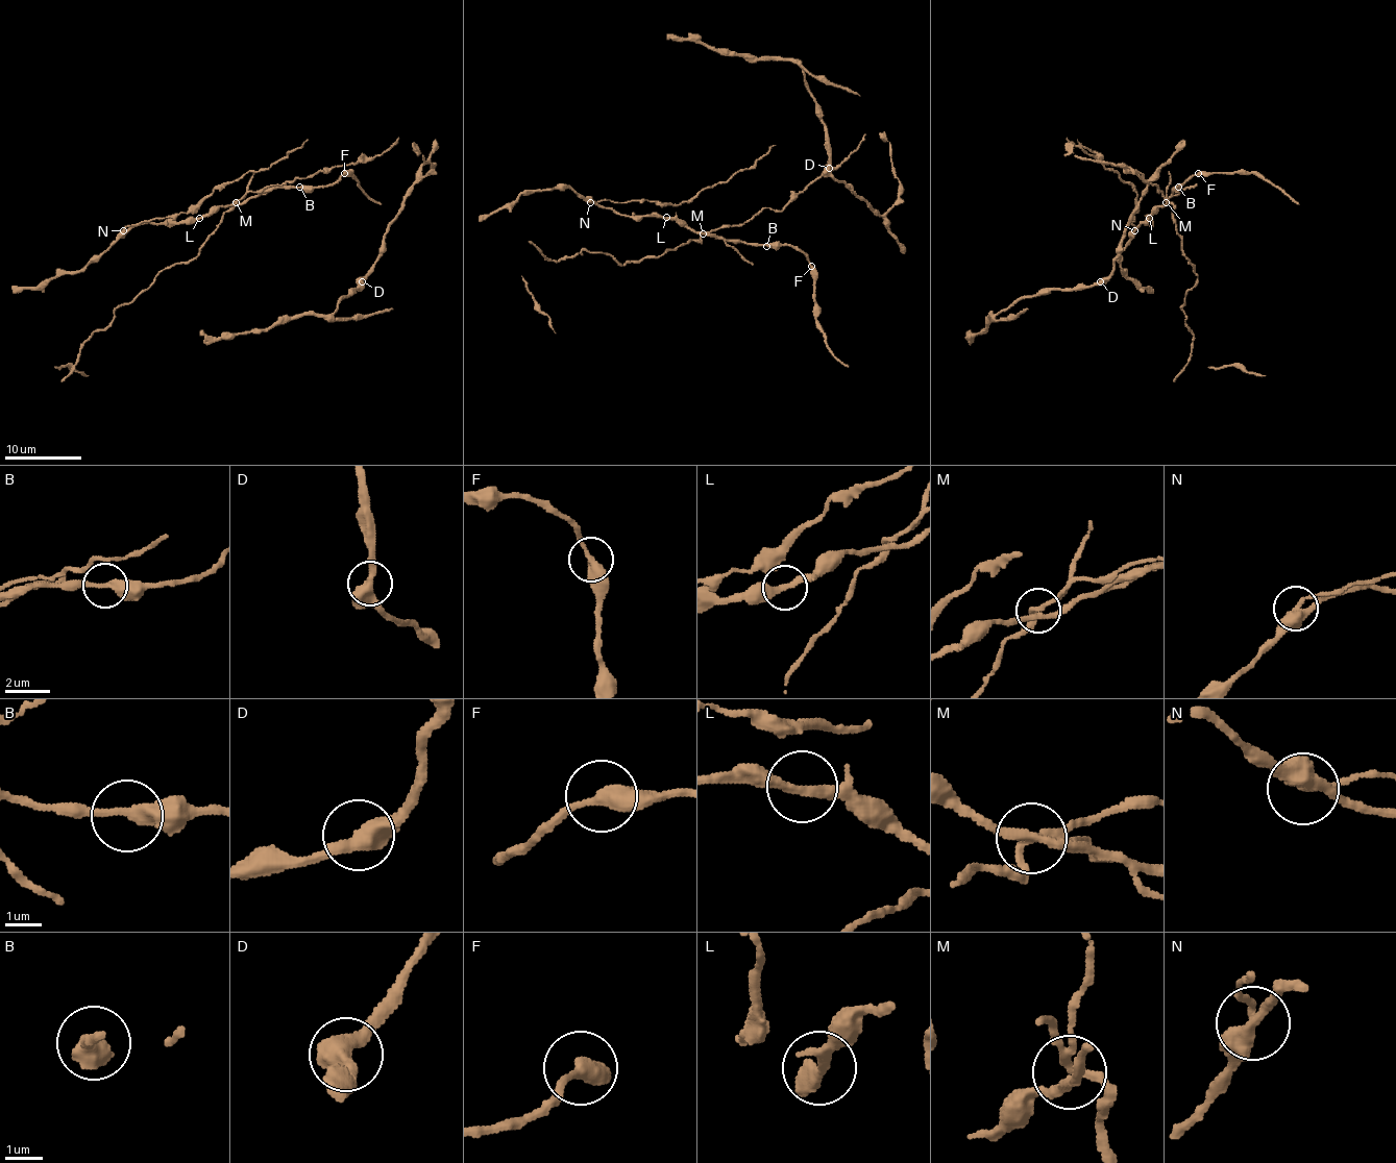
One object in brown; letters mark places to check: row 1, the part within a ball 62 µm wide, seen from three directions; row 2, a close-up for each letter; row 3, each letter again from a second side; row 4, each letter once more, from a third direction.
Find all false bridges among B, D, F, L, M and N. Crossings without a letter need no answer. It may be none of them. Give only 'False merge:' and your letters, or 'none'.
False merge: M, N

